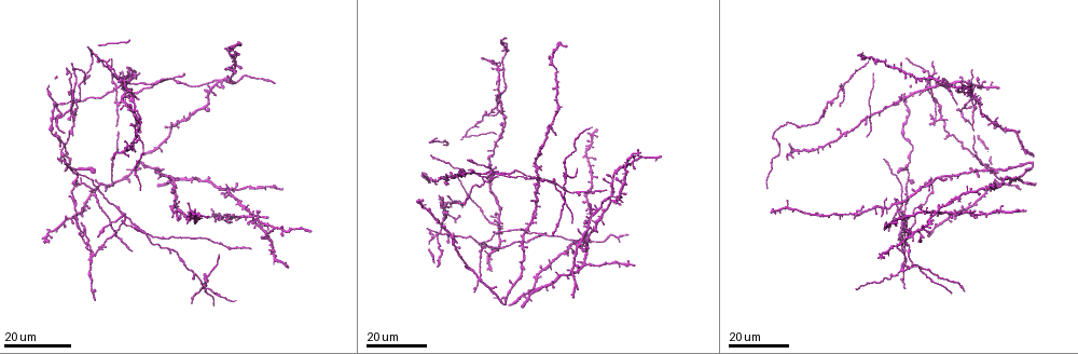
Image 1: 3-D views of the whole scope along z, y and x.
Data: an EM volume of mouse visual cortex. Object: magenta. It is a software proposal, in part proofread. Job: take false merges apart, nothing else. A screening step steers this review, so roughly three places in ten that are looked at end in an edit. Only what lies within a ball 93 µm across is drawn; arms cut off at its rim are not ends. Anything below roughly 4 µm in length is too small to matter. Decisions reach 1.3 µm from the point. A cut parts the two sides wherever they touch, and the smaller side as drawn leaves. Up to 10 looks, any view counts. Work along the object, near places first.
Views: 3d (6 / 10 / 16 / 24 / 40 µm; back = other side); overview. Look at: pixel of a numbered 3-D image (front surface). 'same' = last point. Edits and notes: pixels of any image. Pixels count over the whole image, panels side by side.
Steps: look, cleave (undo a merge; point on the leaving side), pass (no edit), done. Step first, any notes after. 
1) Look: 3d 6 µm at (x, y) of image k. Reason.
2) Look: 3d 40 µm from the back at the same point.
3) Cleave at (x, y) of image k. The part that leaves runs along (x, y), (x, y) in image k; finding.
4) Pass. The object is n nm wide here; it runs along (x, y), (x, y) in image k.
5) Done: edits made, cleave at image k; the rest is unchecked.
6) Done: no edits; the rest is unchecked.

Look: 3d 16 µm at (855, 213) of image 1. Looks like a crossing.

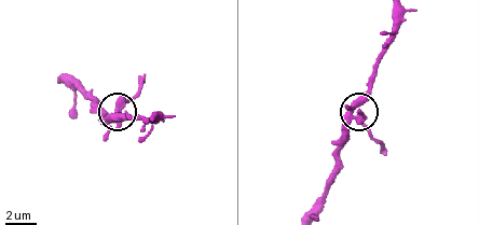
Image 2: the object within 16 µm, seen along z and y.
Look: 3d 6 µm at the same point.

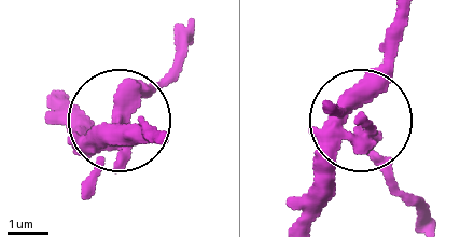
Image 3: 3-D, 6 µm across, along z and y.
Cleave at (381, 168) of image 3. The part that leaves runs along (358, 140), (430, 222) in image 3; a second neuron is stuck on.

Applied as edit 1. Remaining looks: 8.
Look: 3d 24 µm at (554, 185) of image 1. Three arms meet.

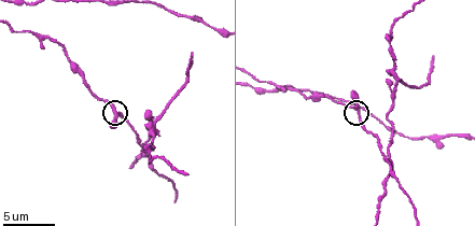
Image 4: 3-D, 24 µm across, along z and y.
Look: 3d 6 µm at (359, 115) of image 4.

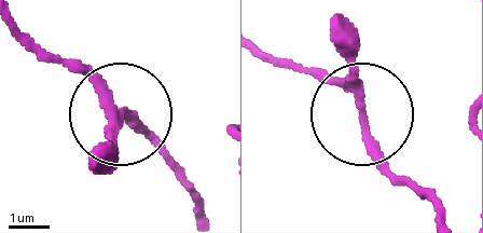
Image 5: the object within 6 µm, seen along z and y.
Pass. 3 arms meet here; it runs along (266, 59), (342, 86), (370, 145), (408, 182) in image 5; one neuron here.

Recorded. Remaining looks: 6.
Look: overview.

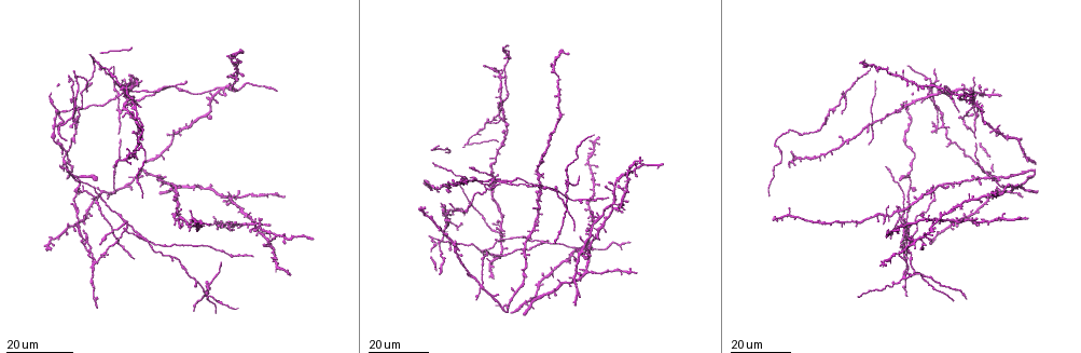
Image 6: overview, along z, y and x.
Look: 3d 16 µm at (211, 284) of image 6. Thin arm on a thick one.

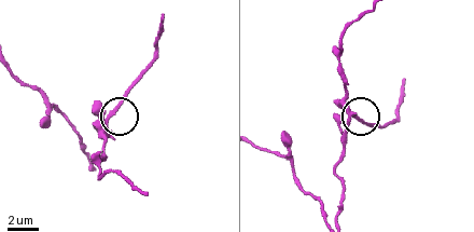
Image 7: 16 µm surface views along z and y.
Look: 3d 10 µm at (107, 116) of image 7. Zoom in.

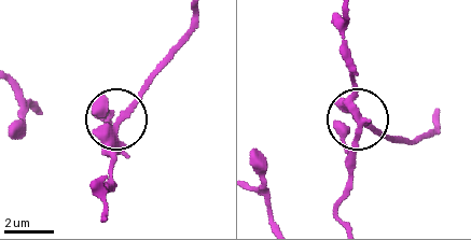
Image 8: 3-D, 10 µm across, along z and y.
Cleave at (129, 108) of image 8. The object is 240 nm wide here; the part that leaves runs along (119, 135), (121, 118), (193, 19) in image 8; two neurons meet here.

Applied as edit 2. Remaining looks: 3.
Look: 3d 16 µm at (147, 239) of image 6. Four-way junction.

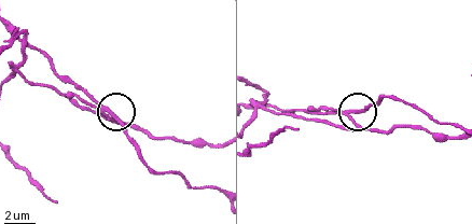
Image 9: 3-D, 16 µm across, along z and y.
Look: 3d 10 µm at (109, 117) of image 9.

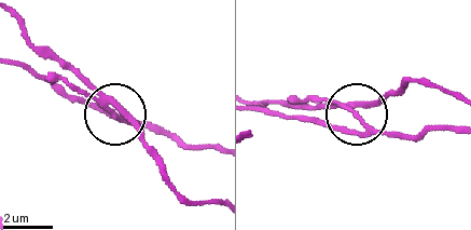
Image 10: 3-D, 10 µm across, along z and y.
Cleave at (366, 123) of image 10. 4 arms meet here; a second neuron is stuck on.

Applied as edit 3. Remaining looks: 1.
Look: 3d 6 µm at (379, 143) of image 4. Two arms in line, one across.

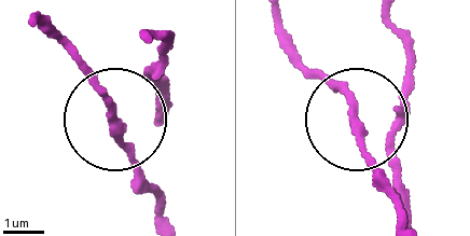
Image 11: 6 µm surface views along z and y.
Pass. The object is 170 nm wide here; it runs along (279, 17), (292, 49), (350, 110), (378, 182), (402, 210) in image 11; all the same neuron.

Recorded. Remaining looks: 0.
Done: edits made, cleave at image 3, cleave at image 8, cleave at image 10; the rest is unchecked.

